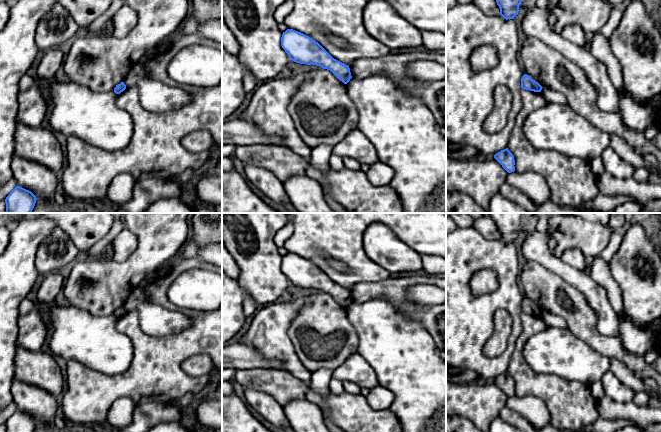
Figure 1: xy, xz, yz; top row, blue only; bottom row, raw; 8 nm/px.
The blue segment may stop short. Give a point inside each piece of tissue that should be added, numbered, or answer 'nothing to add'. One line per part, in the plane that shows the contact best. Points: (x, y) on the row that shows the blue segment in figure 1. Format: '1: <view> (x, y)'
nothing to add

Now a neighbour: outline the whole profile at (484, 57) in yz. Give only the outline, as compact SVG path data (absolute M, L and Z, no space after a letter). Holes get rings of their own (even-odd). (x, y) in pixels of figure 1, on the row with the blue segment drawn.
M483 45L476 48L470 58L474 71L491 69L498 63L496 48L490 45Z

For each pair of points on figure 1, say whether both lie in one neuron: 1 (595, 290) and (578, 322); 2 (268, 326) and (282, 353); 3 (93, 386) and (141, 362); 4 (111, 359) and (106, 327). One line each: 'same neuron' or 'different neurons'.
1: different neurons
2: same neuron
3: same neuron
4: same neuron

